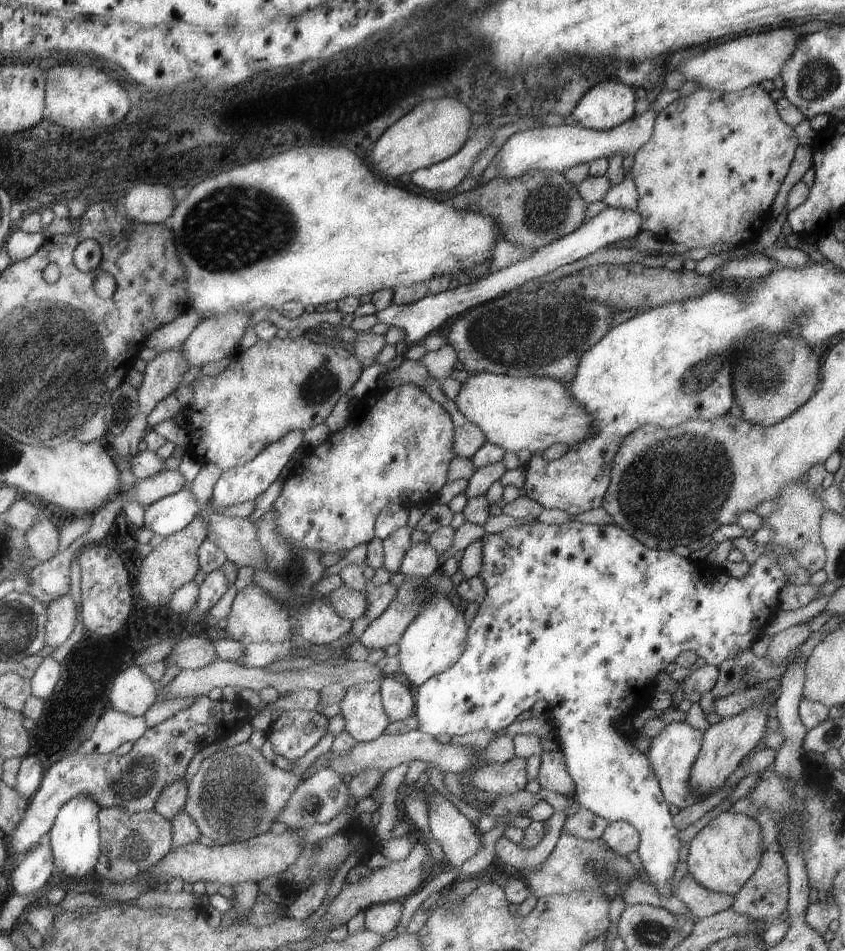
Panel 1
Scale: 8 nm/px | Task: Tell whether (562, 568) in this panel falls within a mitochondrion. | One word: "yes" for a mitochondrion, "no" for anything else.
no

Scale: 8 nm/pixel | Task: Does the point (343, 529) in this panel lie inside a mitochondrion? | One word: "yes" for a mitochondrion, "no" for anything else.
no

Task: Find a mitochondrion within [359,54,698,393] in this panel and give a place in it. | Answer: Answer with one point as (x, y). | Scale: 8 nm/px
(520, 337)

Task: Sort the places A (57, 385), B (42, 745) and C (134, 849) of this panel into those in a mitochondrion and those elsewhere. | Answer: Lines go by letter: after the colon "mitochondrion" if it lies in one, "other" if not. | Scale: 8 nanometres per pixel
A: mitochondrion
B: other
C: mitochondrion

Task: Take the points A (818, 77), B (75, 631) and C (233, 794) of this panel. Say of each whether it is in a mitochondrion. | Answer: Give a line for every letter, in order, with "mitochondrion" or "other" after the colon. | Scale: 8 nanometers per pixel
A: mitochondrion
B: other
C: mitochondrion

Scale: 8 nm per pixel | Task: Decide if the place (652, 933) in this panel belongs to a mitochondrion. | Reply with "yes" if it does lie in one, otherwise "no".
yes

